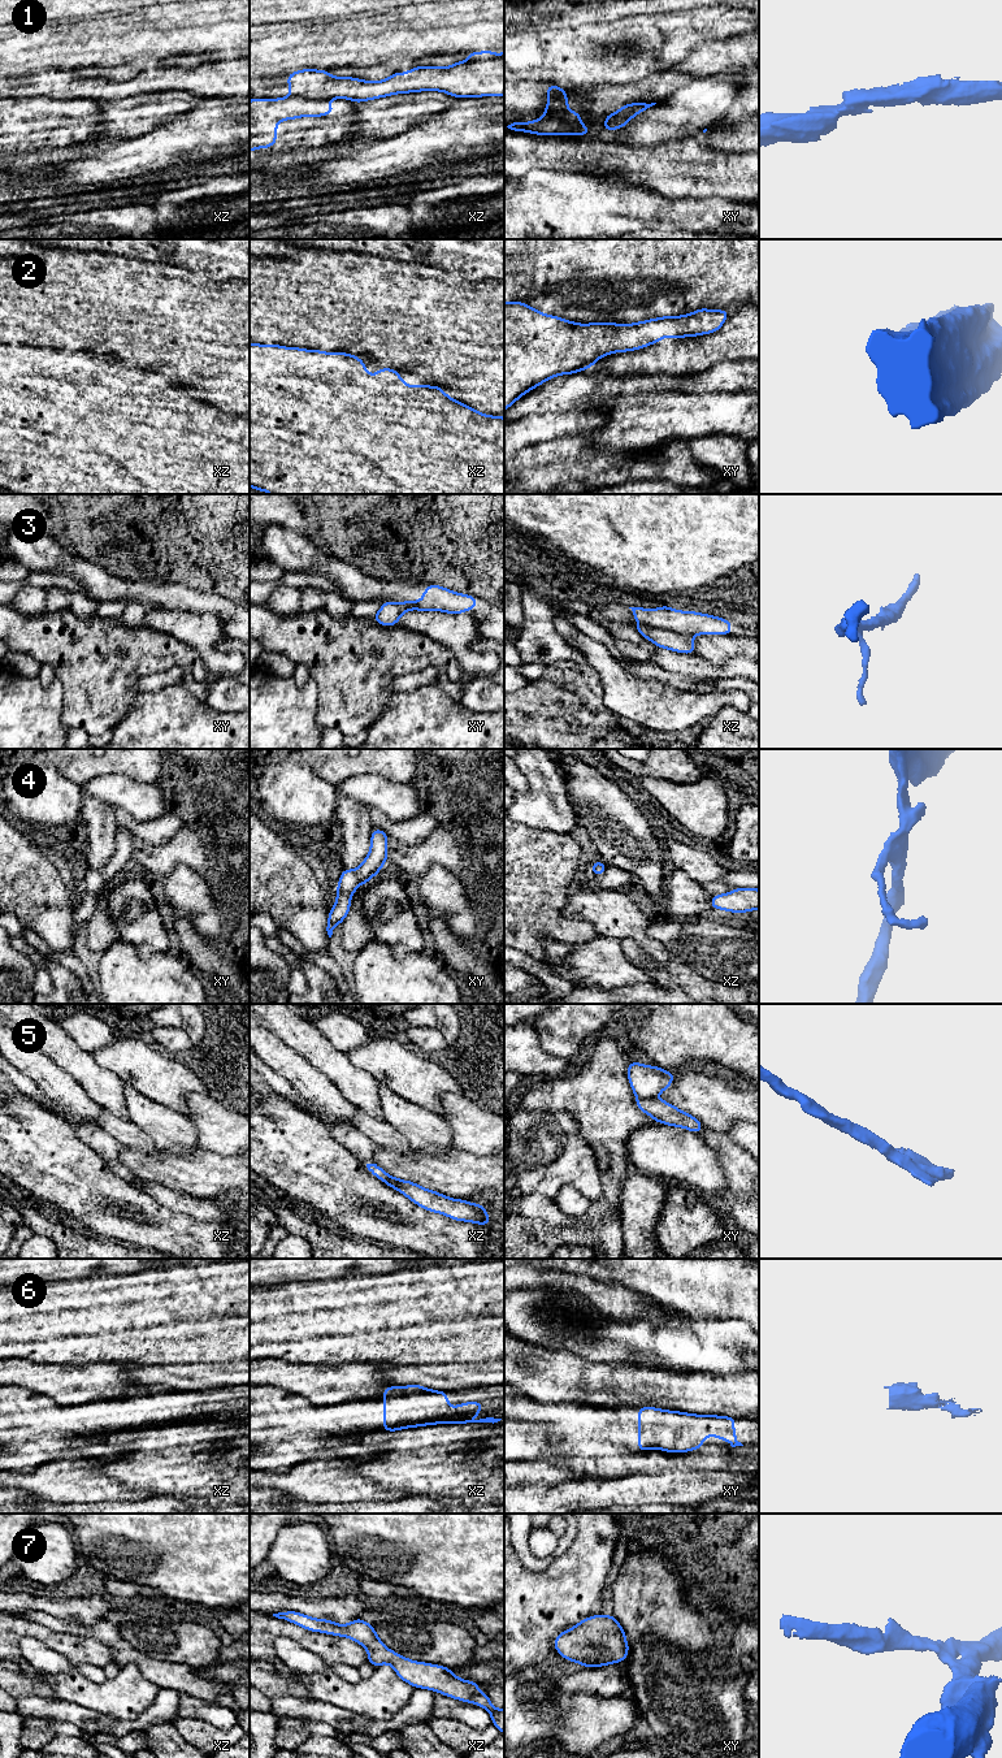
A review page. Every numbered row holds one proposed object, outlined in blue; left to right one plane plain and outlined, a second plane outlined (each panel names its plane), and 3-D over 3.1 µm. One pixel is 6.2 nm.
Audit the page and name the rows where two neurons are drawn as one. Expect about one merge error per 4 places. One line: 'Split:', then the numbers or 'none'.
Split: 1, 3, 5

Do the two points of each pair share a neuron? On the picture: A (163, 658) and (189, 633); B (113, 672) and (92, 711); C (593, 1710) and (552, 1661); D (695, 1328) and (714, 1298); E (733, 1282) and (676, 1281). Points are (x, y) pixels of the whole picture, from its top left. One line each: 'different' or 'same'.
A: different
B: same
C: different
D: different
E: same

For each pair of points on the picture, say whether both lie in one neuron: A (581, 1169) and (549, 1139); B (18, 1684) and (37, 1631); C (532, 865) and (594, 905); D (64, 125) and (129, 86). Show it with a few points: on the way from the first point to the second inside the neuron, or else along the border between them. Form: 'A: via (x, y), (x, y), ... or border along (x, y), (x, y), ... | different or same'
A: via (572, 1161), (563, 1157), (554, 1148) | same
B: border along (13, 1662), (27, 1676), (40, 1678), (50, 1687) | different
C: border along (568, 897), (563, 914), (568, 918), (589, 921) | different
D: border along (73, 99), (95, 99), (99, 103) | different

